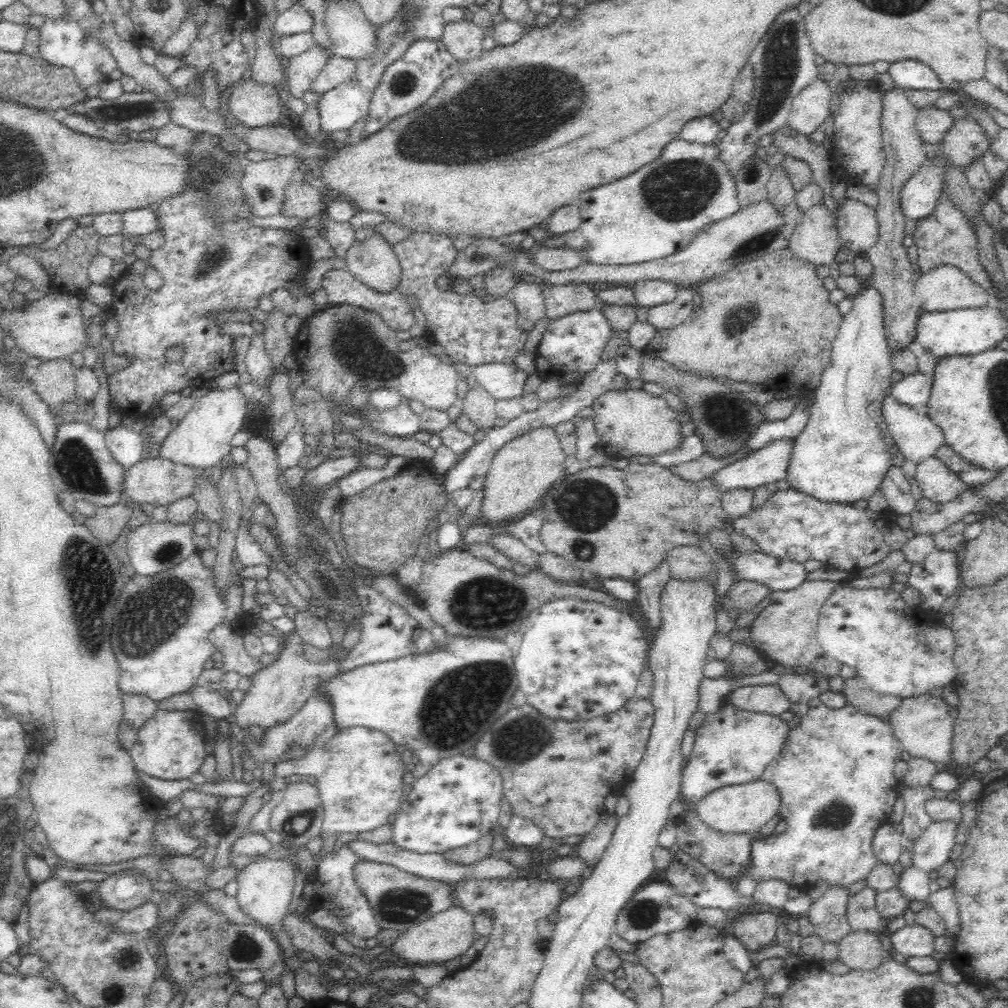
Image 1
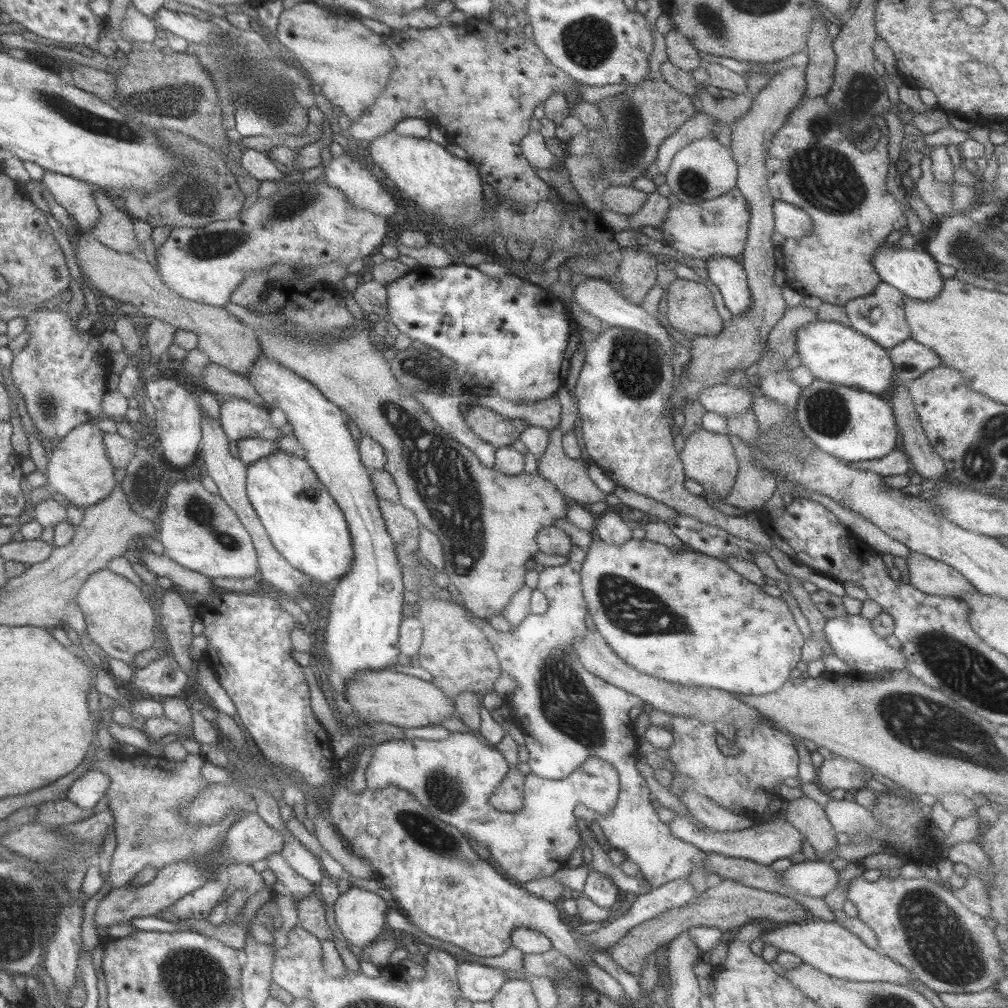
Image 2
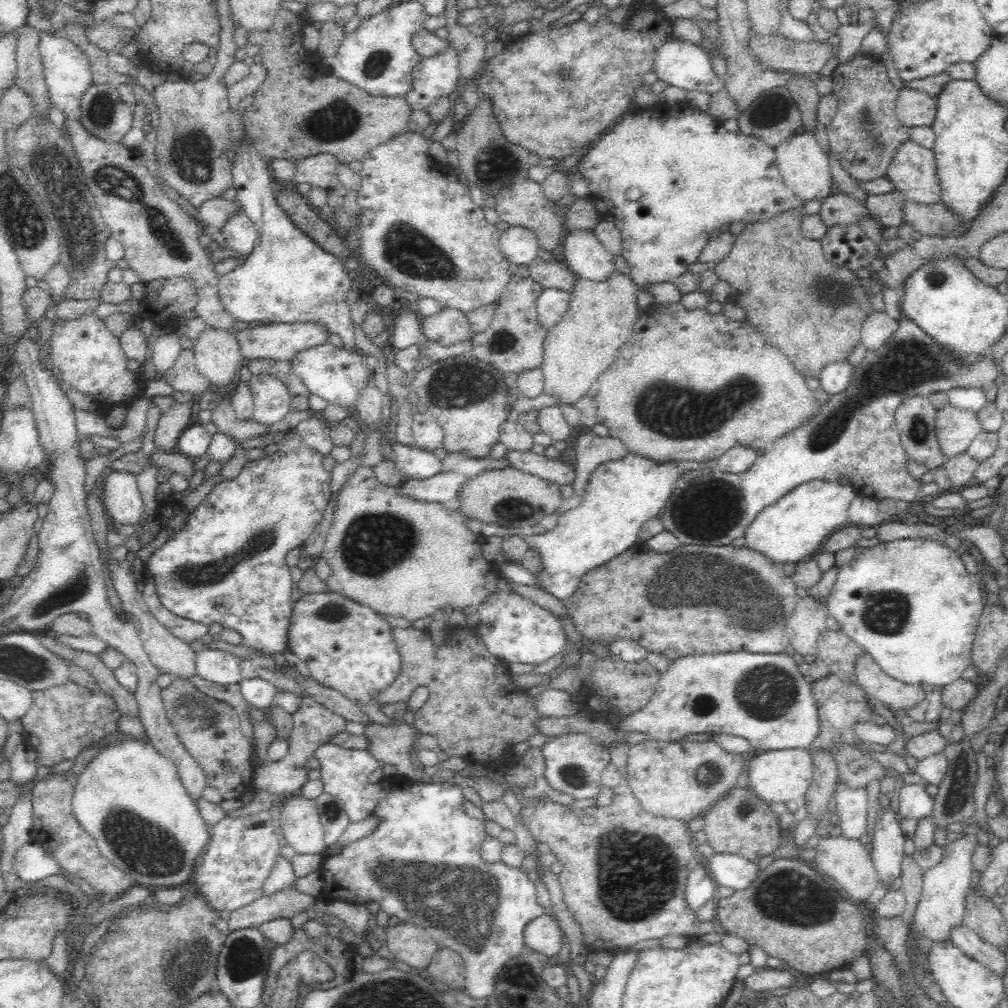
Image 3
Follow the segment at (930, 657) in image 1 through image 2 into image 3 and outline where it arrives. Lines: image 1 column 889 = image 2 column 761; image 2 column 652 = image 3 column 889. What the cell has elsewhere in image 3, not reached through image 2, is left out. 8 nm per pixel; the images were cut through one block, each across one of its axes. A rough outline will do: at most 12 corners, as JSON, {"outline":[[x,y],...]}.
{"outline":[[932,539],[857,551],[829,616],[880,669],[943,688],[985,590]]}

